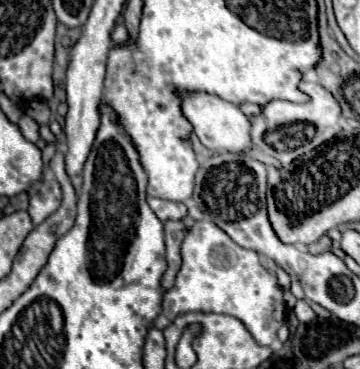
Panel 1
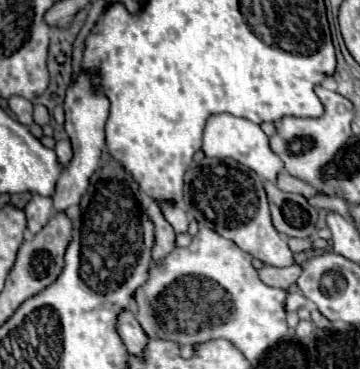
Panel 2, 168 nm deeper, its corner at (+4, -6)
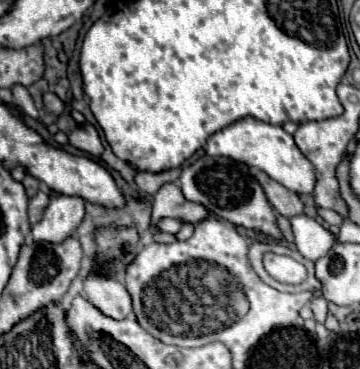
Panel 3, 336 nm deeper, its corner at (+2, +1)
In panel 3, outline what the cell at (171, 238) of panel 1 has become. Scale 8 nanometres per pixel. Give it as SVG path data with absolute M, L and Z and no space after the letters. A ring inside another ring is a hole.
M164 184L152 202L152 218L150 218L150 232L156 234L158 222L162 218L174 218L174 220L202 220L206 216L206 210L200 204L188 202L180 188L174 184Z

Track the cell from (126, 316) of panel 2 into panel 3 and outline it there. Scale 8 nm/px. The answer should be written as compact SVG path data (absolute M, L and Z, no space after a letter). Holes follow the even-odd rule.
M90 270L90 274L82 282L86 300L94 304L94 308L98 308L104 316L124 320L128 318L128 314L134 314L130 294L122 282L98 276L94 270Z

